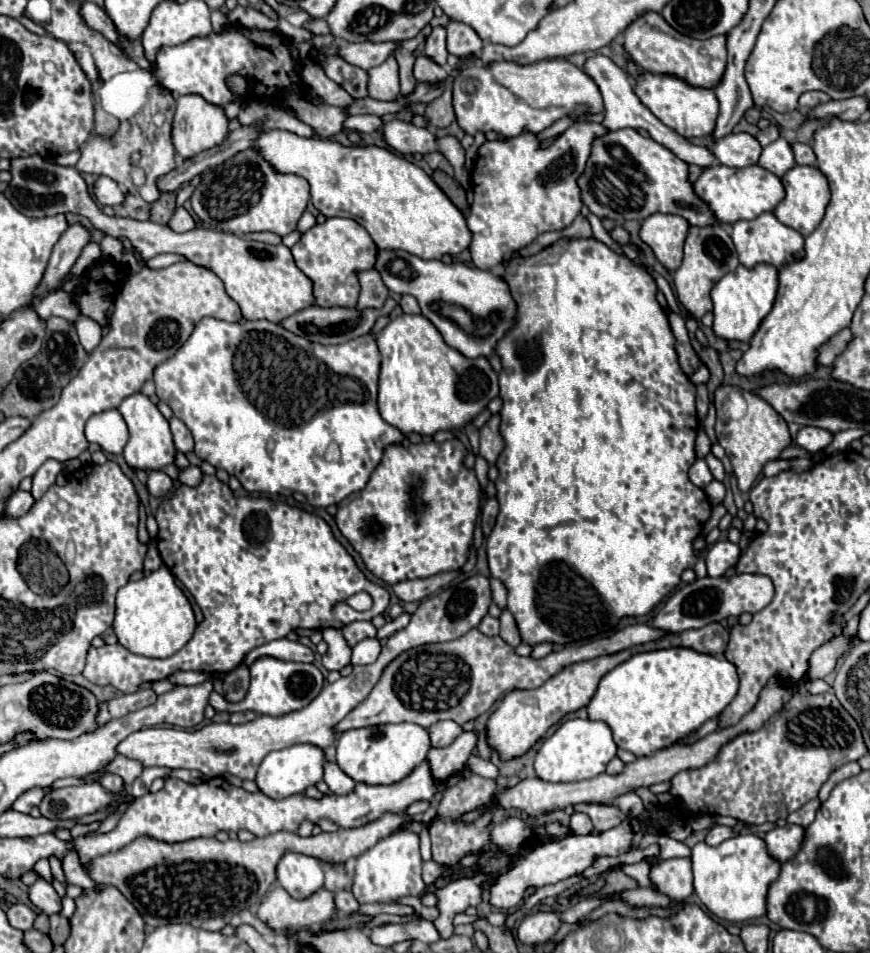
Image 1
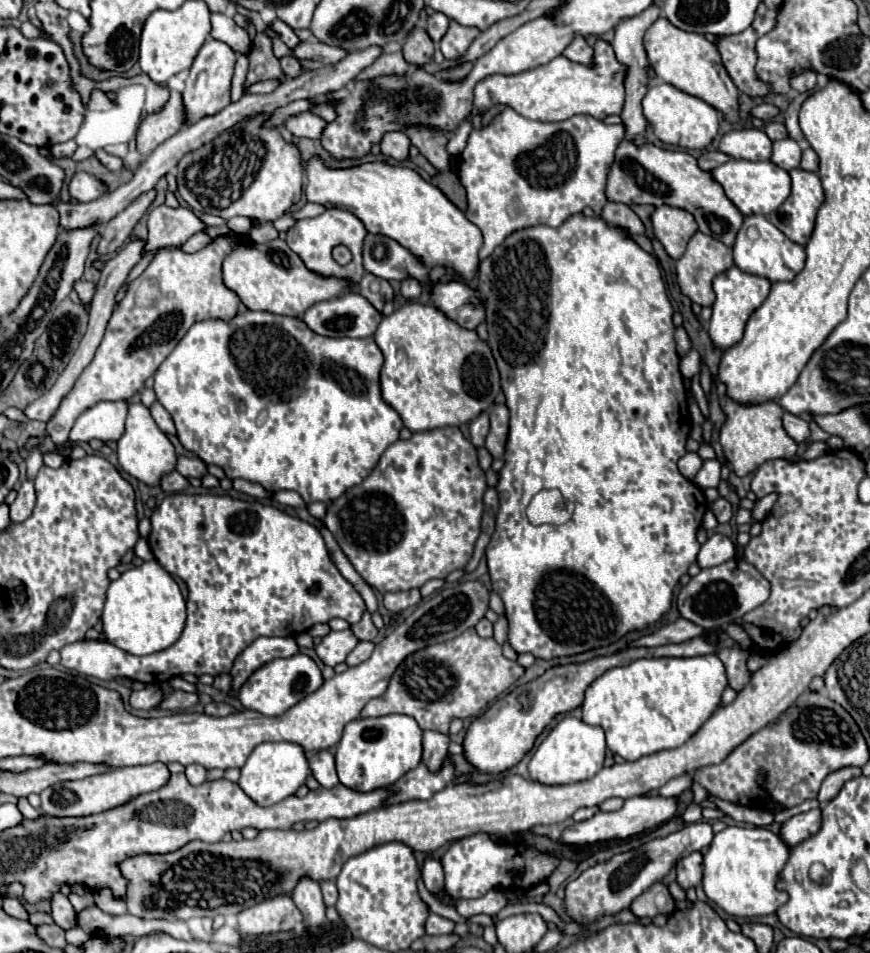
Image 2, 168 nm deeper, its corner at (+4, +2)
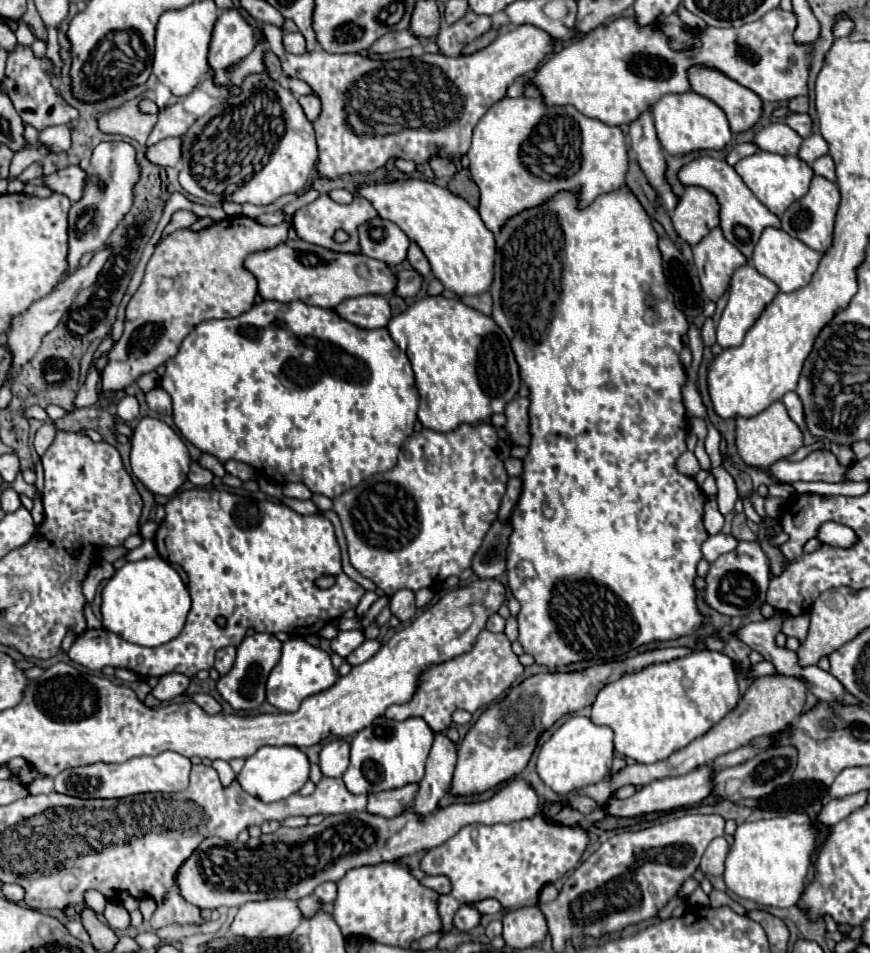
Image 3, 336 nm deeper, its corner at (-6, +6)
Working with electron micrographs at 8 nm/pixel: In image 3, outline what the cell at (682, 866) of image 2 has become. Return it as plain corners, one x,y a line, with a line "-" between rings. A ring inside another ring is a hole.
723,836
721,838
715,838
707,846
707,850
705,850
703,858
701,858
701,870
705,874
711,874
711,876
721,876
723,874
723,868
725,868
727,854
729,854
727,840

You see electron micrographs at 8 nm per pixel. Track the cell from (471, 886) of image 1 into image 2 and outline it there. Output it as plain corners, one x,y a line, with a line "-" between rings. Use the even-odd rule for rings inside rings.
475,834
457,840
457,844
451,844
447,854
441,858
441,864
445,870
445,894
451,896
453,900
469,900
485,896
491,888
527,890
529,886
547,880
557,868
559,860
551,858
549,854
541,854
537,850
531,850
529,856
521,852
517,846
497,844
491,842
487,834

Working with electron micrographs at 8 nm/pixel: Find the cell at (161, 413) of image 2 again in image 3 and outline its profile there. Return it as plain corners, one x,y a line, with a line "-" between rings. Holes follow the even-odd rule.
155,386
153,390
145,392
145,402
151,410
159,414
171,414
171,398
161,386

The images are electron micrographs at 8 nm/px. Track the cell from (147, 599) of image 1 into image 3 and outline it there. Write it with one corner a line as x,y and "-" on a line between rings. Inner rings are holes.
159,556
139,562
125,562
101,590
103,628
139,646
155,648
179,636
189,608
191,598
181,576

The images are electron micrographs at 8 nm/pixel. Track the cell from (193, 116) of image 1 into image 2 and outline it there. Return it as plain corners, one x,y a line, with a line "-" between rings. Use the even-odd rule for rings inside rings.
207,40
203,48
199,50
191,72
185,80
185,90
183,94
183,108
185,108
185,124
195,124
205,116
215,116
219,114
225,106
231,104
229,92
231,92
231,76
233,76
233,66
235,66
235,52
217,40

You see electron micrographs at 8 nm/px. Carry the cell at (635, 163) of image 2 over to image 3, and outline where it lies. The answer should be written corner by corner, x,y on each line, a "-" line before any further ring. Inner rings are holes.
701,156
697,160
693,160
691,164
683,166
679,172
679,180
685,186
701,186
707,188
709,192
713,192
721,204
721,230
725,234
725,238
745,256
751,258
753,248
761,236
761,232
765,228
781,228
781,222
775,214
771,214
767,210
765,204
761,204
755,194
745,186
745,182
739,178
739,174
735,172
733,166
729,166
725,160
715,160
709,156

